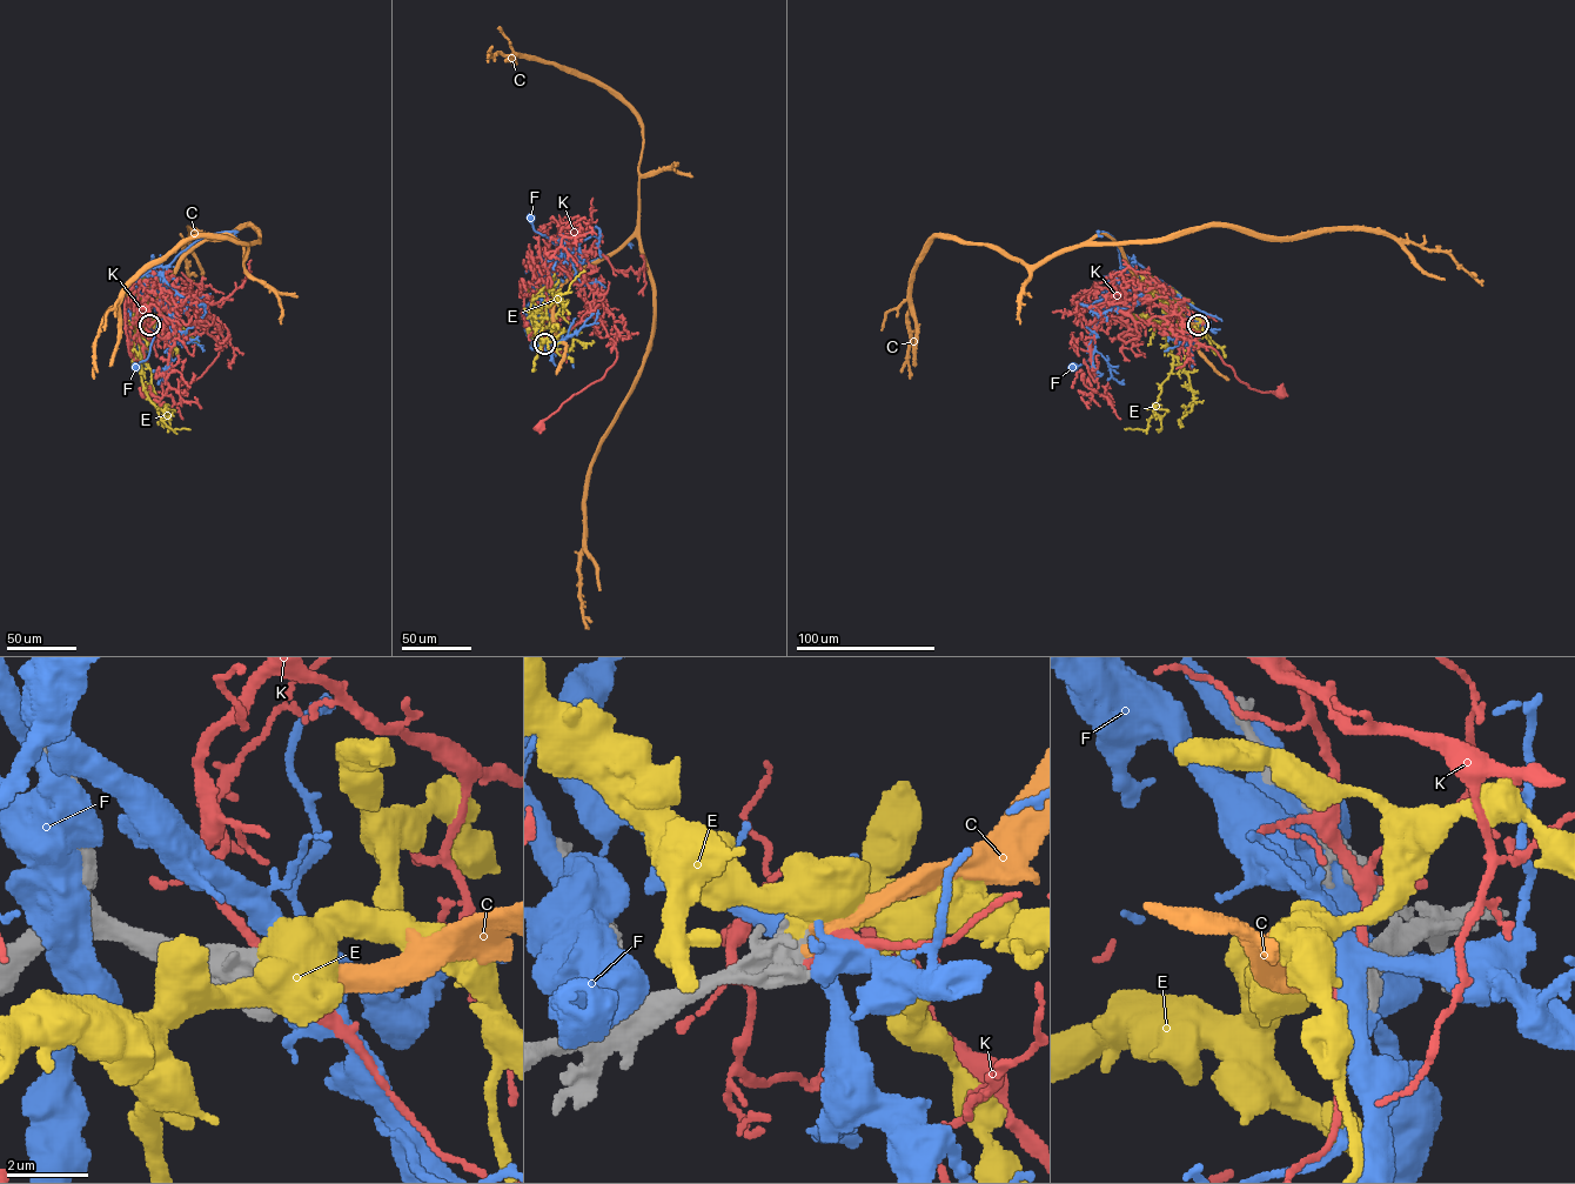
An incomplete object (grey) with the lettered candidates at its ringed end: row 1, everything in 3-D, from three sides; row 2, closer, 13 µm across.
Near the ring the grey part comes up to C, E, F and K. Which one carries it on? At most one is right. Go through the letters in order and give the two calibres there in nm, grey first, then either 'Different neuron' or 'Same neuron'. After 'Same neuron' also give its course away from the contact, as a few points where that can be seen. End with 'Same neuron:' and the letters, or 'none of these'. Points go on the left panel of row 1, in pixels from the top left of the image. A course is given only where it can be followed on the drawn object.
C: Thickness 340 nm (grey) against 240 nm. Same neuron. Its course: (149, 325), (165, 281), (194, 247), (230, 234), (243, 266), (248, 245), (186, 240), (120, 299)
E: Thickness 420 nm (grey) against 700 nm. Different neuron
F: Thickness 320 nm (grey) against 480 nm. Different neuron
K: Thickness 400 nm (grey) against 280 nm. Different neuron
Same neuron: C

